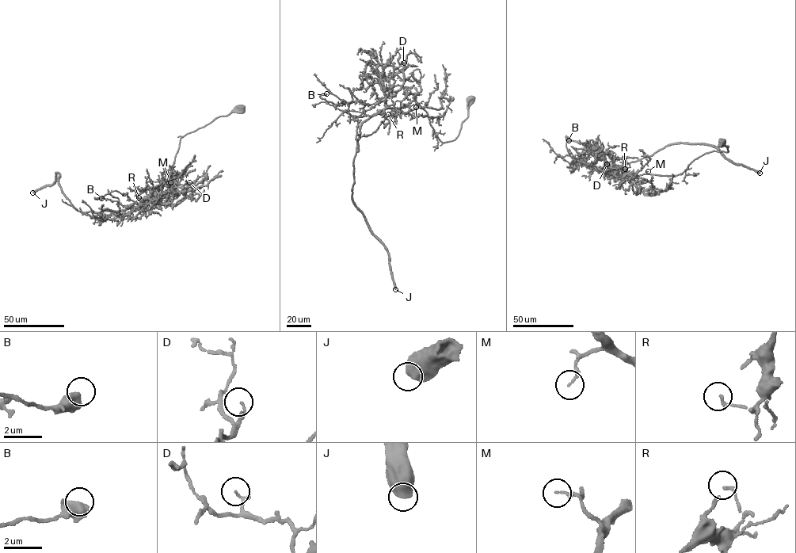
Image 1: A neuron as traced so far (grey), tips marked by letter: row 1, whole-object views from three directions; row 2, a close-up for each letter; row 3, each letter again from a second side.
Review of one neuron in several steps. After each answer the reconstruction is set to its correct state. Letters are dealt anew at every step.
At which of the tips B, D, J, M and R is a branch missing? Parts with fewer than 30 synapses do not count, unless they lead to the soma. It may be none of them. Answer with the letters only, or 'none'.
J

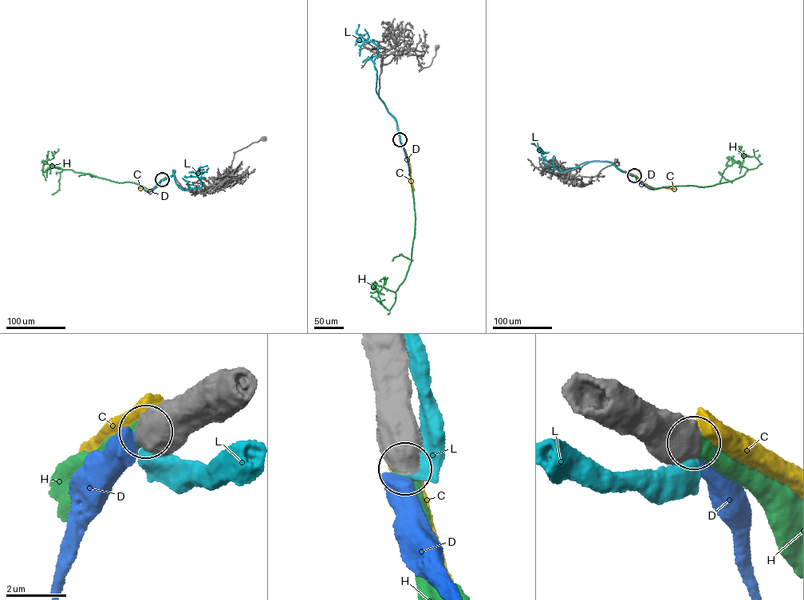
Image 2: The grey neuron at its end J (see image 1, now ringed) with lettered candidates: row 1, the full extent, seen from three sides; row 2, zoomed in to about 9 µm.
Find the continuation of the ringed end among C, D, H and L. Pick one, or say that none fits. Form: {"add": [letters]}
{"add": ["H"]}

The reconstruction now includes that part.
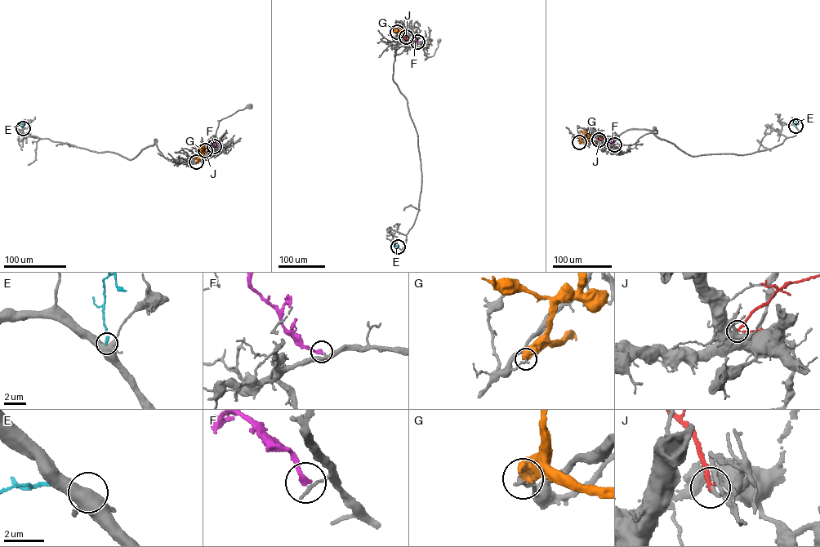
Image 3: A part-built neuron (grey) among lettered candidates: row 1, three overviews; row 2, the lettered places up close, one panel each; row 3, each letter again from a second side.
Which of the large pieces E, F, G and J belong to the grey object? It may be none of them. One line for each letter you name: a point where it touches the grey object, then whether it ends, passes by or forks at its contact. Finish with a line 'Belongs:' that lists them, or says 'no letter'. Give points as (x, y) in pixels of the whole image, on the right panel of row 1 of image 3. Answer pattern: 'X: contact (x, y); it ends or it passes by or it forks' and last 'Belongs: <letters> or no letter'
Belongs: no letter

